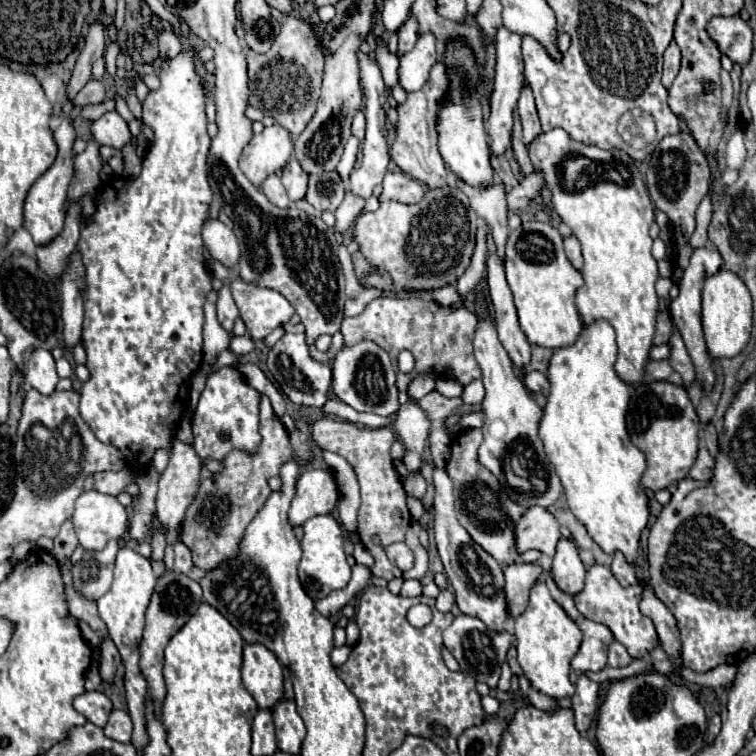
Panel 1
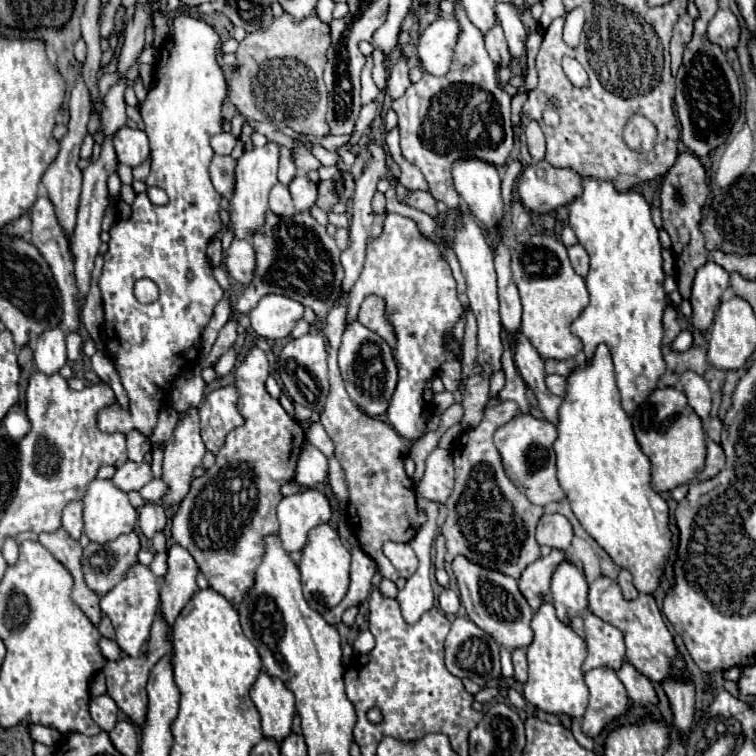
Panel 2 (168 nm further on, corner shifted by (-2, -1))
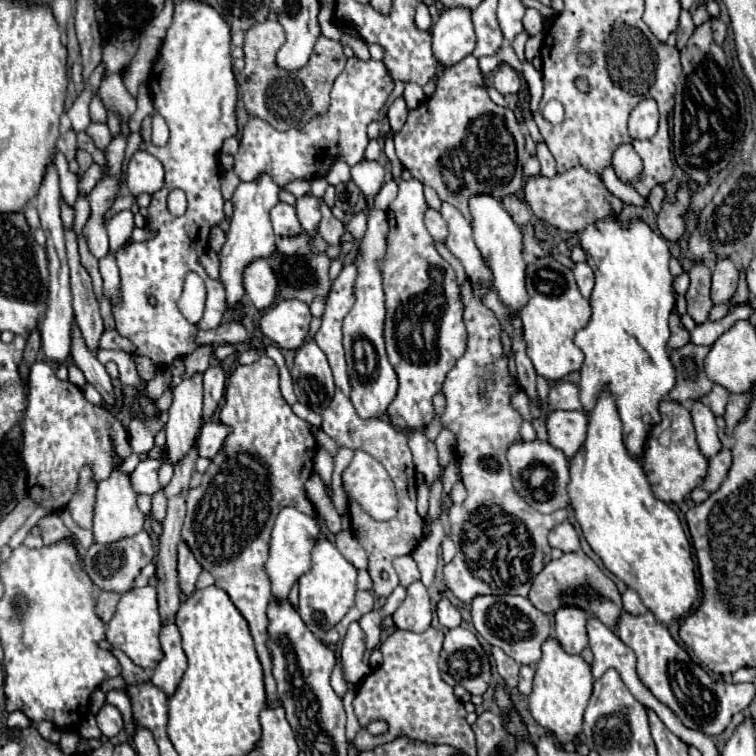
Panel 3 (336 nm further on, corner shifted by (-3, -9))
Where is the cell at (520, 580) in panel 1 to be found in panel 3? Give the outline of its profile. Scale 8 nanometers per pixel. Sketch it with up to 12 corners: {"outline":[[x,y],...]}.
{"outline":[[584,552],[550,560],[528,600],[544,614],[574,604],[616,626],[616,584]]}

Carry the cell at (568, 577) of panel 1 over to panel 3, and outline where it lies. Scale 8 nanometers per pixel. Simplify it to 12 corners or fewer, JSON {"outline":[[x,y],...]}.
{"outline":[[562,606],[554,636],[570,654],[588,646],[586,612]]}

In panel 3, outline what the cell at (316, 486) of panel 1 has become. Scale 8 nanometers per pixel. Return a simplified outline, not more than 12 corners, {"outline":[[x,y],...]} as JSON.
{"outline":[[280,510],[266,572],[282,600],[310,568],[314,514]]}

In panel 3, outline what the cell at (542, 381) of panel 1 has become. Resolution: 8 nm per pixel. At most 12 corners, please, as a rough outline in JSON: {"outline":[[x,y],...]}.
{"outline":[[558,382],[550,390],[550,408],[582,410],[578,386]]}

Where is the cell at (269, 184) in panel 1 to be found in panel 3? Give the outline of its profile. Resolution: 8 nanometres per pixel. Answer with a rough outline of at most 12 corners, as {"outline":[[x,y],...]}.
{"outline":[[278,202],[270,210],[278,236],[296,236],[302,226],[294,206]]}

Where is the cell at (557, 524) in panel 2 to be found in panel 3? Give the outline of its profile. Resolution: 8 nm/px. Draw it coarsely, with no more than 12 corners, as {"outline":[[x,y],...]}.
{"outline":[[566,520],[548,534],[548,544],[562,552],[578,552],[580,540]]}

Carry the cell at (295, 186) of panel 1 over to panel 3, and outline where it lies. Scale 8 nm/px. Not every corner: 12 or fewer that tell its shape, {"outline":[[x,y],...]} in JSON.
{"outline":[[312,194],[296,200],[302,228],[312,234],[320,224],[320,202]]}

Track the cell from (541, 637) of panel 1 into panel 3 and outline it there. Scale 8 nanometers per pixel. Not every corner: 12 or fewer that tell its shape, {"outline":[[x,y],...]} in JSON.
{"outline":[[542,644],[530,712],[560,744],[582,732],[590,666]]}

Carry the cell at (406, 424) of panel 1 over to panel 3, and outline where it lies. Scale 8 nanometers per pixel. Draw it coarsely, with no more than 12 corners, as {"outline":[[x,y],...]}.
{"outline":[[400,182],[382,258],[388,416],[424,430],[468,340],[456,276]]}

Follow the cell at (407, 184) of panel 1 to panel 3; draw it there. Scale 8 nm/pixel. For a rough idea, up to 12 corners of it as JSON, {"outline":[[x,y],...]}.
{"outline":[[428,208],[424,222],[434,240],[444,242],[448,224]]}

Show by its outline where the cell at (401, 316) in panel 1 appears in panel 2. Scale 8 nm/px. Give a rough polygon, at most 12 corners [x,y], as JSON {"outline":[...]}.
{"outline":[[369,296],[359,322],[395,346],[395,334],[385,316],[385,302]]}

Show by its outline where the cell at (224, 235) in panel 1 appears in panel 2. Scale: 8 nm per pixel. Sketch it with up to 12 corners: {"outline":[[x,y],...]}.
{"outline":[[235,238],[227,268],[239,284],[253,280],[255,252],[249,240]]}

